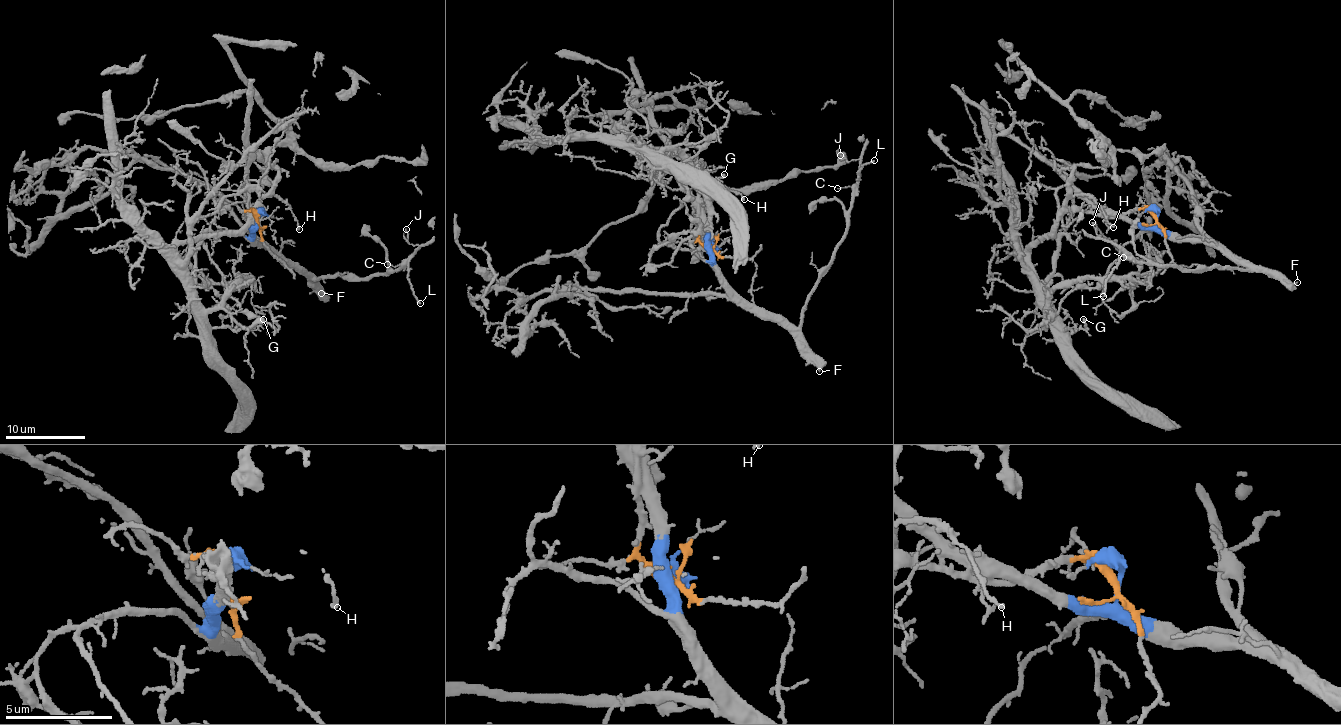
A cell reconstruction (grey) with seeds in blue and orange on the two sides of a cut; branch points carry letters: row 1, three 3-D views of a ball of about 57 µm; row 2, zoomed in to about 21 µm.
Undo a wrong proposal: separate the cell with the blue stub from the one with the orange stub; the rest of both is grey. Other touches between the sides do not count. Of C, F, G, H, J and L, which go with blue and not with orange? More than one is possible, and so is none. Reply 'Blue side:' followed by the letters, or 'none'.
Blue side: C, F, J, L

